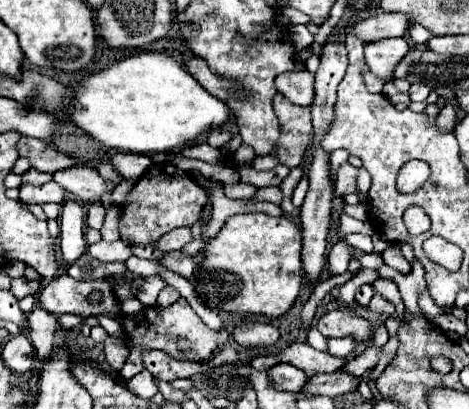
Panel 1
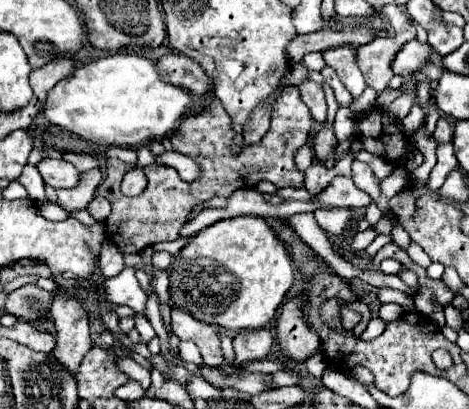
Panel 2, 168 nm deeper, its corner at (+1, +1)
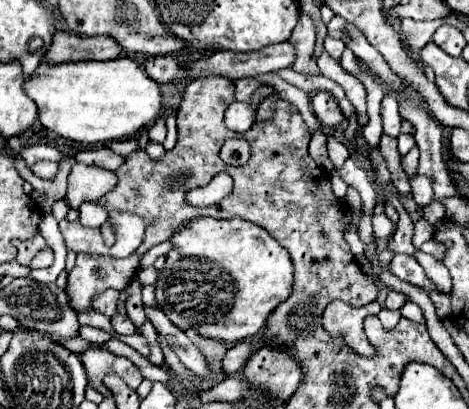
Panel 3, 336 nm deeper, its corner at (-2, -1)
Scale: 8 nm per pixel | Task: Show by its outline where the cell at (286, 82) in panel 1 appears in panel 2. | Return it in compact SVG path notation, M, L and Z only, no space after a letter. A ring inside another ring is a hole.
M307 78L297 88L301 92L301 100L307 104L307 108L313 114L313 118L323 124L325 118L327 118L327 104L325 104L325 94L323 94L321 84L317 84L317 82Z

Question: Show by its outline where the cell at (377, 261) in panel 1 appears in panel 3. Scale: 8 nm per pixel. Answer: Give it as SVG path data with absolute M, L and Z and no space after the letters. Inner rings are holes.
M396 254L394 260L390 262L390 272L394 276L398 276L404 282L410 282L414 286L424 286L426 290L434 290L432 282L426 278L422 266L416 262L414 256L406 256L406 254Z

